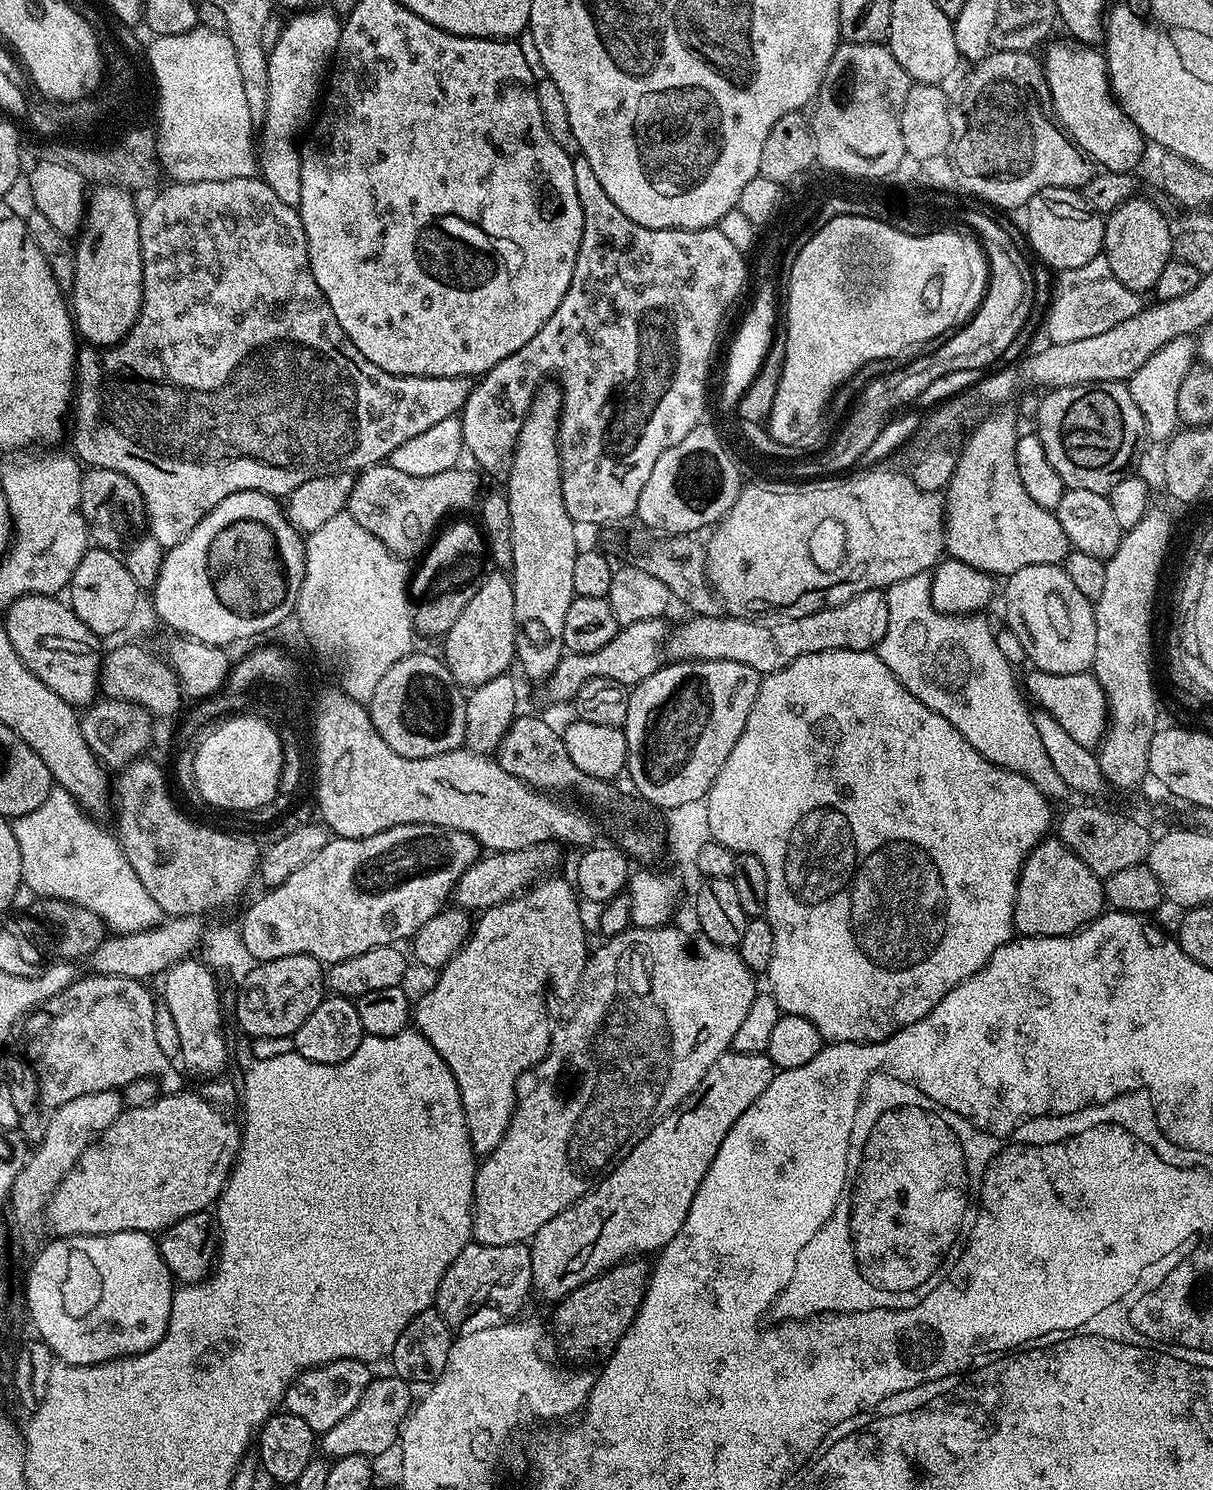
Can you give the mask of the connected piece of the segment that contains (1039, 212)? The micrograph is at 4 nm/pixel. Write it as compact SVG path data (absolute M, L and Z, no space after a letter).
M1047 188L1038 190L1028 203L1030 224L1026 231L1028 244L1049 269L1065 272L1086 266L1090 258L1104 250L1105 217L1095 212L1075 188Z

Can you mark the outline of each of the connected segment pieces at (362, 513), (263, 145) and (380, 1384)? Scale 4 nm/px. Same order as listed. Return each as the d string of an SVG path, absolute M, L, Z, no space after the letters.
M381 462L363 469L356 476L354 486L350 490L350 498L348 499L346 510L358 522L358 526L366 526L366 530L370 530L370 534L377 536L395 556L409 558L408 556L417 555L416 557L419 557L429 547L434 533L441 527L440 519L443 516L450 515L451 512L464 514L464 511L472 503L472 507L477 503L478 497L481 495L481 492L479 492L480 480L468 468L455 466L452 469L443 470L440 474L420 477L396 470L391 462Z
M323 6L315 10L300 10L293 16L296 17L289 24L281 27L278 42L271 45L268 52L268 101L266 118L258 132L258 172L270 190L282 198L282 202L296 206L302 194L302 170L296 135L300 131L303 133L313 119L312 107L315 104L317 107L321 99L322 85L340 41L342 20L337 13Z
M395 1374L387 1375L377 1375L373 1378L370 1386L366 1386L365 1392L362 1393L358 1406L354 1406L354 1410L350 1410L350 1414L346 1414L342 1422L330 1426L330 1430L322 1433L318 1440L318 1448L325 1457L339 1458L358 1454L377 1458L376 1456L382 1455L391 1444L393 1447L397 1443L400 1427L412 1411L414 1395L412 1396L413 1389L407 1380L402 1380Z

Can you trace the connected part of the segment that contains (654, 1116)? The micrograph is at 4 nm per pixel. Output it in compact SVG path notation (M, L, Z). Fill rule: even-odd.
M665 926L663 928L638 928L631 927L626 929L622 934L613 936L603 941L604 945L600 949L593 951L588 957L588 964L585 966L582 983L579 985L578 1003L576 1013L568 1020L568 1025L560 1032L560 1041L558 1039L551 1045L547 1057L540 1061L538 1073L544 1081L536 1084L532 1088L532 1093L528 1097L521 1099L516 1105L516 1112L512 1116L510 1126L498 1142L498 1146L493 1152L487 1153L483 1157L482 1163L476 1169L474 1178L474 1194L472 1195L472 1240L477 1244L486 1246L510 1246L511 1244L522 1244L531 1241L532 1237L550 1222L562 1210L566 1210L571 1204L579 1202L587 1192L591 1192L609 1172L614 1171L618 1162L650 1134L650 1130L657 1124L663 1116L668 1116L675 1108L680 1107L680 1103L688 1097L706 1078L706 1070L718 1062L722 1053L729 1051L732 1046L734 1034L742 1026L746 1014L750 1014L750 1006L754 998L758 995L756 988L757 977L742 962L739 951L726 946L718 946L718 942L710 942L699 931L687 932L684 928L672 928ZM568 1064L572 1072L577 1072L580 1077L576 1080L576 1089L573 1090L572 1096L563 1100L560 1092L548 1080L556 1080L560 1076L560 1071Z

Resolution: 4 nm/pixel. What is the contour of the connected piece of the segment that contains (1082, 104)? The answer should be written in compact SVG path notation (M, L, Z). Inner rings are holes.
M1071 38L1063 39L1053 39L1043 49L1045 52L1042 55L1050 108L1055 119L1072 143L1103 171L1136 170L1144 156L1146 141L1140 127L1120 109L1112 95L1112 84L1108 81L1108 61L1104 59L1103 51Z

